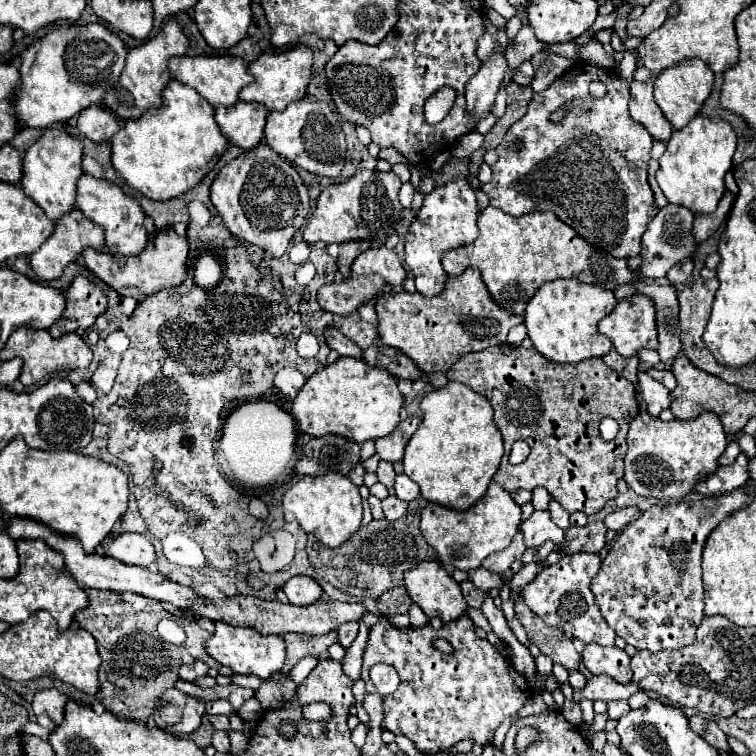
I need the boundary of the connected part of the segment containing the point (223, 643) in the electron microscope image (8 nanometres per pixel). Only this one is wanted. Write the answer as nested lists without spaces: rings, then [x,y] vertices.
[[[216,622],[214,634],[204,642],[206,652],[222,666],[228,666],[234,674],[252,674],[262,680],[280,672],[284,664],[284,640],[282,636],[262,636],[252,628],[234,628],[226,622]]]

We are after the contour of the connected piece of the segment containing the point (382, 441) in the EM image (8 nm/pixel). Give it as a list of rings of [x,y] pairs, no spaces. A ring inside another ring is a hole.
[[[408,416],[404,422],[400,422],[396,426],[396,430],[392,434],[388,434],[386,438],[376,438],[376,454],[380,456],[380,460],[386,462],[400,462],[404,458],[404,448],[408,444],[408,440],[412,438],[412,434],[418,430],[420,426],[420,418],[416,416]]]

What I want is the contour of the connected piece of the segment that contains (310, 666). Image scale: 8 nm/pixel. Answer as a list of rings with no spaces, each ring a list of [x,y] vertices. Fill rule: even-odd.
[[[308,656],[306,660],[300,660],[300,662],[296,664],[296,668],[290,672],[290,676],[300,684],[300,682],[316,668],[316,664],[318,664],[318,656]]]

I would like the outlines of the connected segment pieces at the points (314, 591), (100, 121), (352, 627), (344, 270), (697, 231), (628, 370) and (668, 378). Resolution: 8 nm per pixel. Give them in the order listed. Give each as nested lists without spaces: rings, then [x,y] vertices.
[[[294,576],[290,578],[286,584],[284,584],[284,594],[288,598],[290,604],[294,606],[306,606],[306,604],[312,604],[320,598],[322,594],[322,588],[320,584],[314,580],[314,578],[308,578],[308,576]]]
[[[94,104],[78,114],[78,130],[94,142],[108,142],[122,128],[122,124],[124,122],[116,114],[100,104]]]
[[[344,622],[340,628],[338,628],[338,644],[342,648],[350,648],[350,644],[354,642],[358,634],[358,622]]]
[[[346,242],[340,246],[340,256],[338,256],[338,270],[344,278],[350,278],[350,266],[358,254],[368,250],[372,242]]]
[[[724,192],[724,196],[722,196],[722,200],[720,200],[720,204],[718,204],[718,208],[712,212],[712,214],[706,214],[706,216],[698,216],[696,220],[694,220],[694,226],[692,226],[692,234],[694,234],[694,242],[698,242],[698,244],[702,244],[708,236],[712,236],[718,228],[722,228],[722,224],[724,224],[724,220],[726,220],[726,216],[728,216],[728,212],[730,212],[730,208],[732,208],[732,202],[734,202],[734,194],[732,192]]]
[[[614,348],[606,354],[606,356],[602,356],[602,360],[614,370],[614,372],[618,372],[620,376],[624,376],[626,380],[630,380],[632,384],[636,384],[638,382],[638,378],[636,378],[636,374],[638,374],[638,358],[636,356],[632,356],[632,358],[622,358]]]
[[[650,368],[648,370],[648,374],[654,378],[654,380],[658,380],[658,382],[662,382],[666,388],[670,388],[670,390],[674,390],[678,384],[676,384],[676,378],[674,378],[674,374],[670,372],[670,370],[658,370],[658,368]]]

